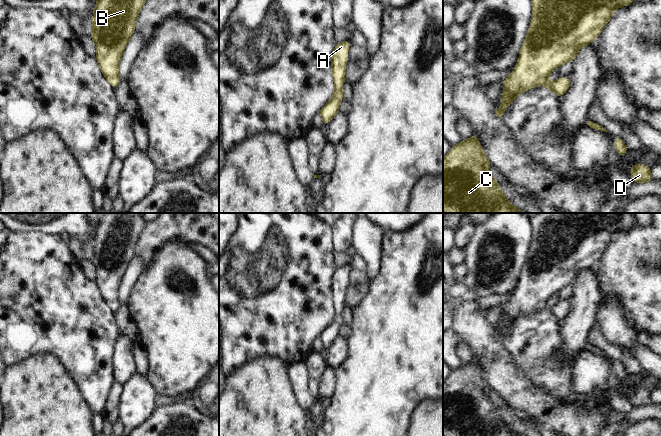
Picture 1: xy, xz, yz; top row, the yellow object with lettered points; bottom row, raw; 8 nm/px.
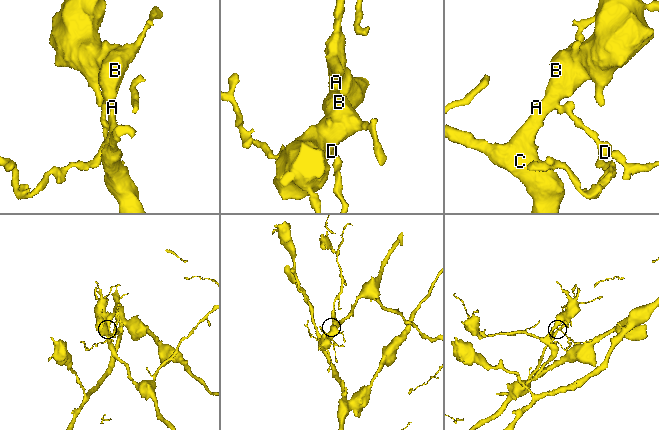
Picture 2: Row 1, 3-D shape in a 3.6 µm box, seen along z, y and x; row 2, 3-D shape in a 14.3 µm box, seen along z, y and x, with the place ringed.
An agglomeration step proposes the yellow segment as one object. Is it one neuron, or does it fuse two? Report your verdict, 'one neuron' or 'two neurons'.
one neuron

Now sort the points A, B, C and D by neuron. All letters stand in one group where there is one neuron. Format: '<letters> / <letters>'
A B C D

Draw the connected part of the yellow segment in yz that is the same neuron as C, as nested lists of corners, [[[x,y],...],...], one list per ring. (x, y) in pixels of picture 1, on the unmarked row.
[[[475,358],[452,371],[443,382],[443,436],[522,436],[508,426],[500,408],[486,394],[491,389]]]

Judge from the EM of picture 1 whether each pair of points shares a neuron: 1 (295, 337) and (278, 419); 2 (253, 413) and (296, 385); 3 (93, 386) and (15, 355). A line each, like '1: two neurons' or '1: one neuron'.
1: two neurons
2: two neurons
3: one neuron

